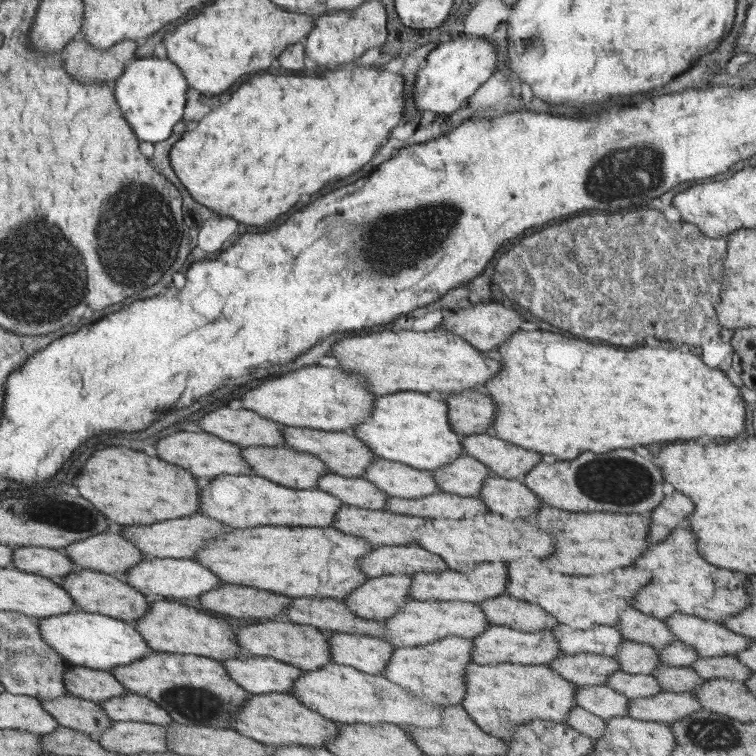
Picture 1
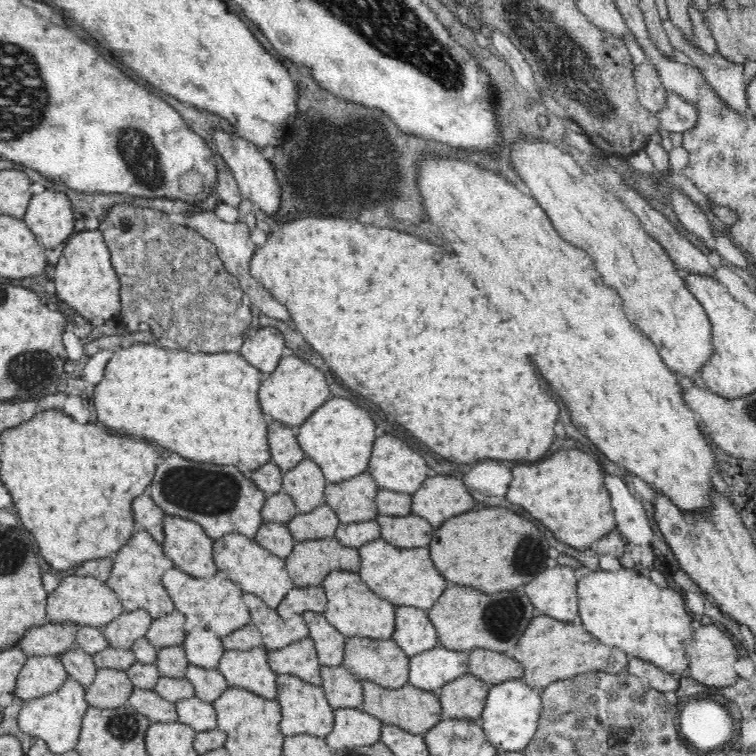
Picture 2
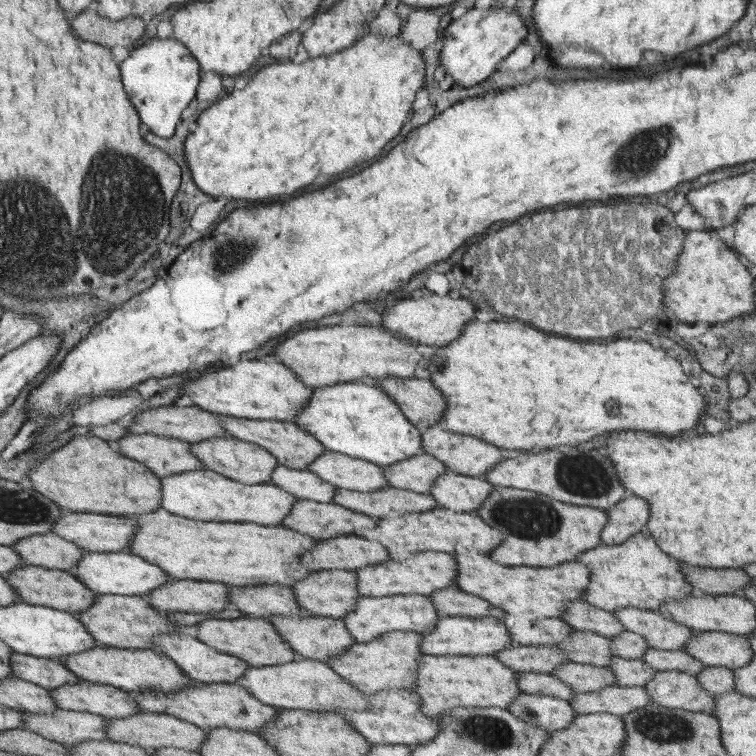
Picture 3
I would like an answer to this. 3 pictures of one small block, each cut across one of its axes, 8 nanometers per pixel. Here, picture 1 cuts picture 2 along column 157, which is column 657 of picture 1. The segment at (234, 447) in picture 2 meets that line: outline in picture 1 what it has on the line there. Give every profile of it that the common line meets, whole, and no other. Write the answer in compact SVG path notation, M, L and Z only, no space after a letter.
M520 329L520 331L512 333L512 335L510 335L510 337L508 337L508 339L506 339L502 345L498 345L496 352L498 352L498 362L502 364L502 367L500 367L500 371L494 375L491 380L488 380L485 383L485 387L482 387L482 391L486 392L486 395L488 395L489 398L493 401L495 407L495 416L493 419L494 423L492 423L492 428L489 431L489 434L492 434L492 436L495 436L498 439L503 439L505 442L514 444L515 446L523 447L525 450L534 450L539 454L548 454L551 459L565 461L574 459L582 455L584 452L605 454L606 452L610 452L610 450L614 450L616 446L618 446L618 448L630 448L632 444L660 444L660 442L672 442L672 440L690 440L690 438L700 438L700 436L710 436L710 438L716 438L716 436L724 438L724 436L728 436L728 439L732 439L734 436L738 436L738 434L743 433L745 431L744 428L746 428L746 412L744 408L745 403L742 401L742 398L740 398L740 394L738 394L738 388L732 384L726 374L722 373L718 369L710 368L703 362L702 358L698 358L700 355L697 349L692 352L682 352L681 350L666 350L666 348L662 348L662 346L660 346L660 348L658 348L658 346L650 348L650 345L648 345L642 346L642 348L636 348L636 350L618 350L618 348L612 348L612 346L598 346L598 344L582 342L582 339L580 338L568 338L560 335L560 333L541 331L540 329L530 331Z

